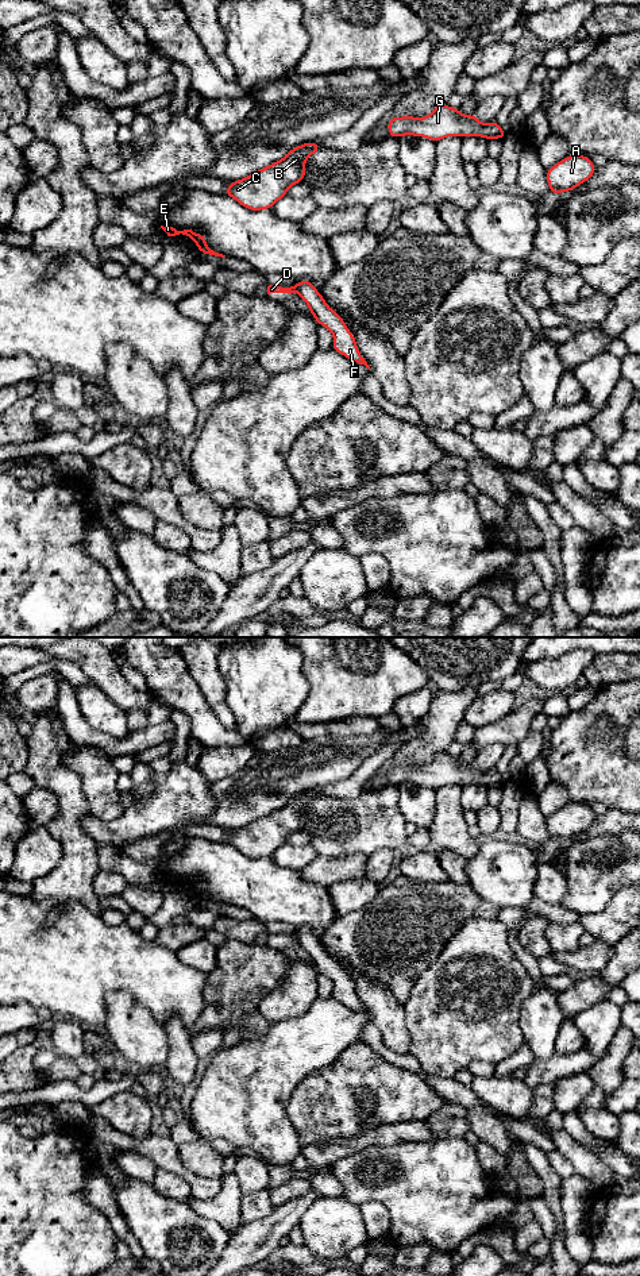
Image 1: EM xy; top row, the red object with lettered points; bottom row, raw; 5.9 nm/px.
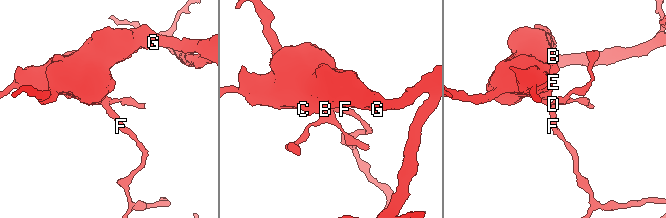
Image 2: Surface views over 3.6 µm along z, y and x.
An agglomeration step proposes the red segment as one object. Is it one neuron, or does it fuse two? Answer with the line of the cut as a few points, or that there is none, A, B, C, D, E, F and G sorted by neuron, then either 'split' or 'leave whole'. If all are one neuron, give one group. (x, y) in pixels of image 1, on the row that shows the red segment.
xy (293, 286), (296, 290) | A B C D E G / F | split

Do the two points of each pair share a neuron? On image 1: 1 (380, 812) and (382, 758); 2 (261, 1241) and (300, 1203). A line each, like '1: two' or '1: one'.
1: two
2: one

